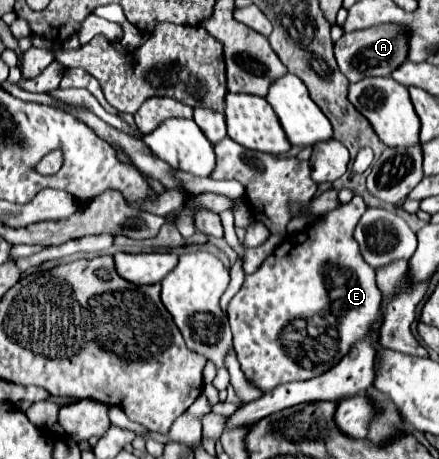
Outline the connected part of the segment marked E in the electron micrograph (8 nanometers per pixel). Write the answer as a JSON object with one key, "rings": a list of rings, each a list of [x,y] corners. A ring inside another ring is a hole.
{"rings":[[[355,195],[339,209],[327,211],[321,217],[321,223],[307,227],[301,233],[287,235],[287,239],[255,273],[245,275],[239,293],[229,301],[227,315],[233,329],[233,345],[241,371],[245,373],[247,381],[251,381],[263,393],[269,393],[281,383],[307,381],[323,375],[335,367],[357,341],[369,337],[375,325],[381,323],[381,293],[375,285],[375,269],[363,261],[359,245],[353,237],[353,229],[365,209],[363,197]]]}

